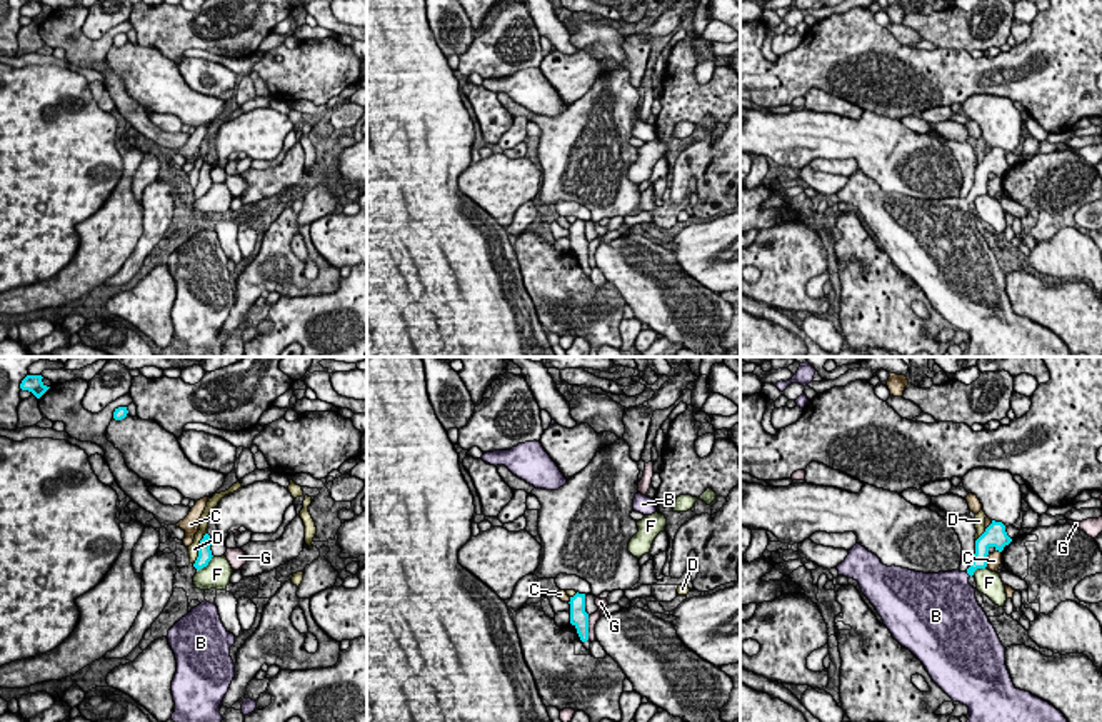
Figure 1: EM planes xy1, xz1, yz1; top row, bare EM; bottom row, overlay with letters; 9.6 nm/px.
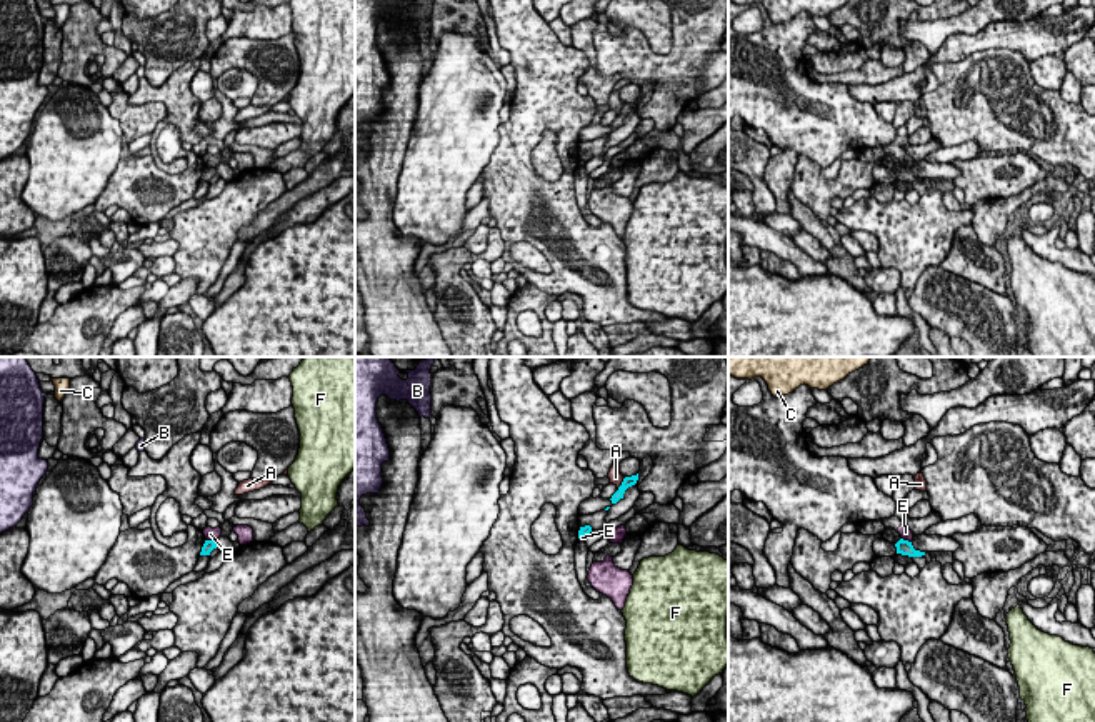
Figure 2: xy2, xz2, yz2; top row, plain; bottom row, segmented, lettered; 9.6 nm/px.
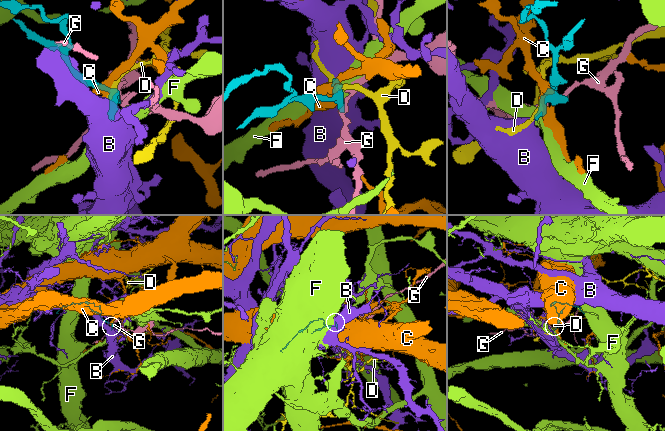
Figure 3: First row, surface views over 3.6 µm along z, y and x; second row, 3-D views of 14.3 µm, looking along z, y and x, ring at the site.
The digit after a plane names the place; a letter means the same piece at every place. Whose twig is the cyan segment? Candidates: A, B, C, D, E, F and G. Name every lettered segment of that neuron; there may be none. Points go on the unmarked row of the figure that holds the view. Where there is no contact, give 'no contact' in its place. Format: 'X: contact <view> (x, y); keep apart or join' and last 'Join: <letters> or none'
A: contact xz2 (622, 109); keep apart
B: contact yz1 (969, 200); join
C: contact yz1 (986, 187); keep apart
D: contact xy1 (199, 175); keep apart
E: contact yz2 (907, 167); keep apart
F: contact xy1 (205, 192); keep apart
G: contact xz1 (587, 254); keep apart
Join: B

